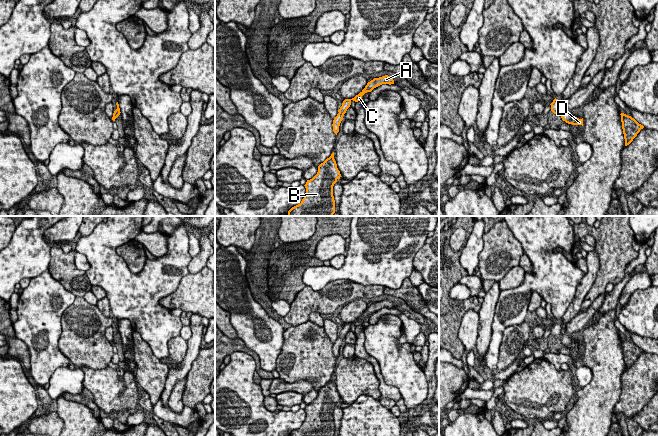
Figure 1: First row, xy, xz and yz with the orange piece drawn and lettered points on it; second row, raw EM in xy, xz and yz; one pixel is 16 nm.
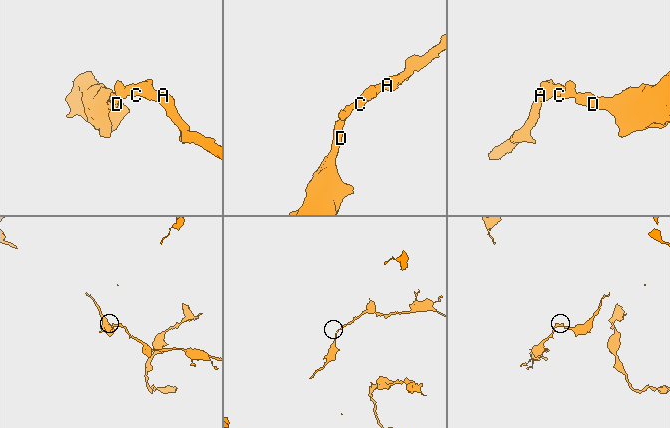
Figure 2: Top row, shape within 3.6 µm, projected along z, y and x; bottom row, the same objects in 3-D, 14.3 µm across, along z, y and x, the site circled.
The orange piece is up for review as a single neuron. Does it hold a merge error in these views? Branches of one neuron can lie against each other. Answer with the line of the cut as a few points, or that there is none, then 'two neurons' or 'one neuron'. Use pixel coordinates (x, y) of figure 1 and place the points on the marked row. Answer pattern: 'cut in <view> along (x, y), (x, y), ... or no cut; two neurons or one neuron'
no cut; one neuron

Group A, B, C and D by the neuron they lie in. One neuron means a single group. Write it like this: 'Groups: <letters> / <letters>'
Groups: A B C D

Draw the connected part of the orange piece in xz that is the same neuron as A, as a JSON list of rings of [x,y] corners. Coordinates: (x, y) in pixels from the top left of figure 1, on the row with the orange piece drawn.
[[[385,75],[379,78],[374,78],[373,80],[371,80],[370,82],[367,83],[367,85],[365,86],[365,88],[358,94],[356,95],[354,98],[352,99],[345,99],[342,103],[342,106],[340,107],[340,109],[338,110],[338,114],[337,116],[334,118],[333,120],[333,131],[334,133],[337,135],[337,133],[339,132],[339,126],[341,121],[343,120],[343,116],[346,113],[347,109],[350,107],[351,105],[351,101],[362,101],[362,96],[367,93],[367,92],[371,92],[374,88],[382,85],[382,84],[394,84],[394,80],[391,76]]]

